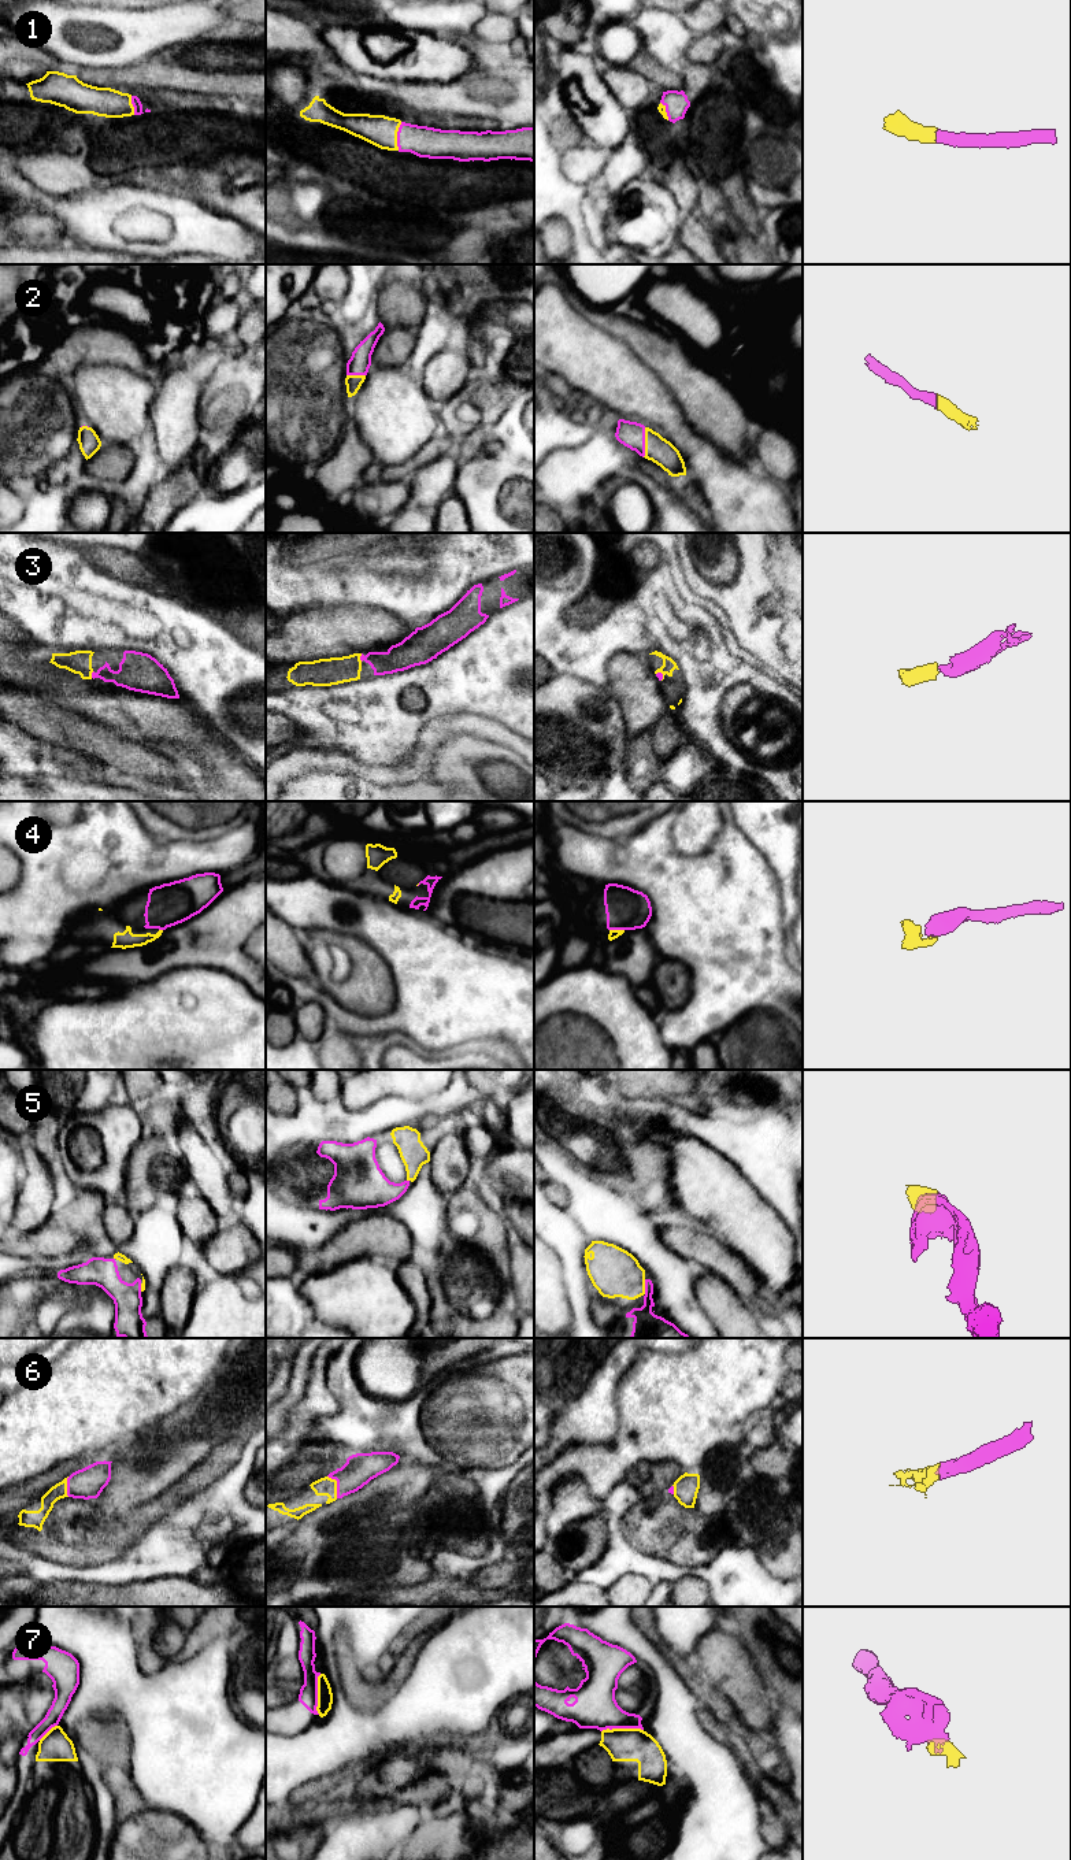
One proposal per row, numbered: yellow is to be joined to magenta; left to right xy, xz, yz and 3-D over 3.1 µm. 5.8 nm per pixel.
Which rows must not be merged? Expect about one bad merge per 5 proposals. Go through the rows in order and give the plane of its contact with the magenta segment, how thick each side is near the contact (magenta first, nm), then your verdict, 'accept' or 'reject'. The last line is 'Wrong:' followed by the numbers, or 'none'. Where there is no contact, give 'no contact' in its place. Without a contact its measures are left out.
1: xz | 180/190 nm | accept
2: yz | 160/150 nm | accept
3: xz | 160/160 nm | accept
4: yz | 240/50 nm | accept
5: yz | 190/280 nm | accept
6: xz | 180/110 nm | accept
7: yz | 260/190 nm | reject
Wrong: 7

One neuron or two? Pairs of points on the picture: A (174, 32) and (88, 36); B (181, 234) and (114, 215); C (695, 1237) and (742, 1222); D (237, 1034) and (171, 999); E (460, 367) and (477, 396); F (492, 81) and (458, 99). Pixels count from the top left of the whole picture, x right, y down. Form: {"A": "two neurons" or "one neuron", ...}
{"A": "one neuron", "B": "one neuron", "C": "two neurons", "D": "one neuron", "E": "two neurons", "F": "one neuron"}

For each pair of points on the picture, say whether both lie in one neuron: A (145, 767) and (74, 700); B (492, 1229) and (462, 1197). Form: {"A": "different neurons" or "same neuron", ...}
{"A": "different neurons", "B": "same neuron"}

